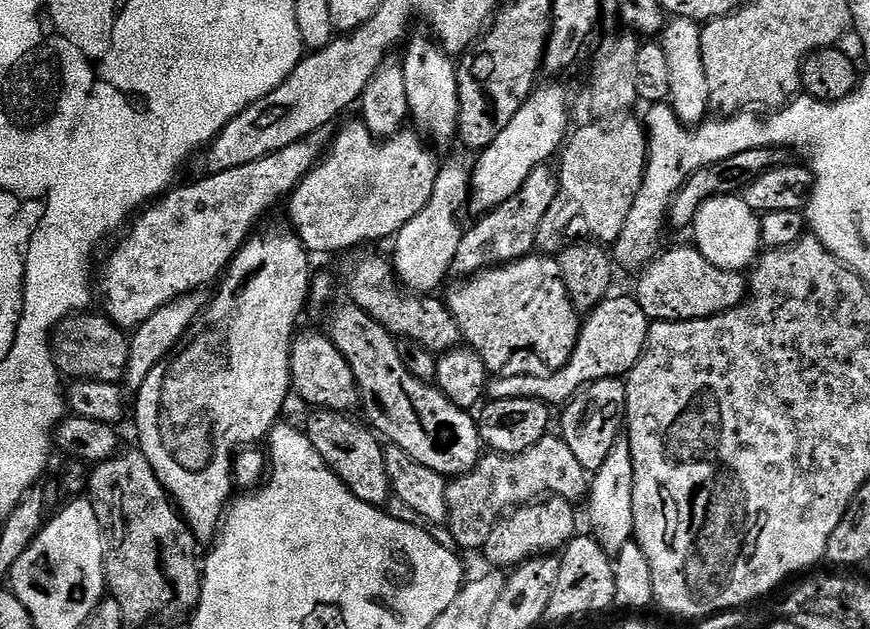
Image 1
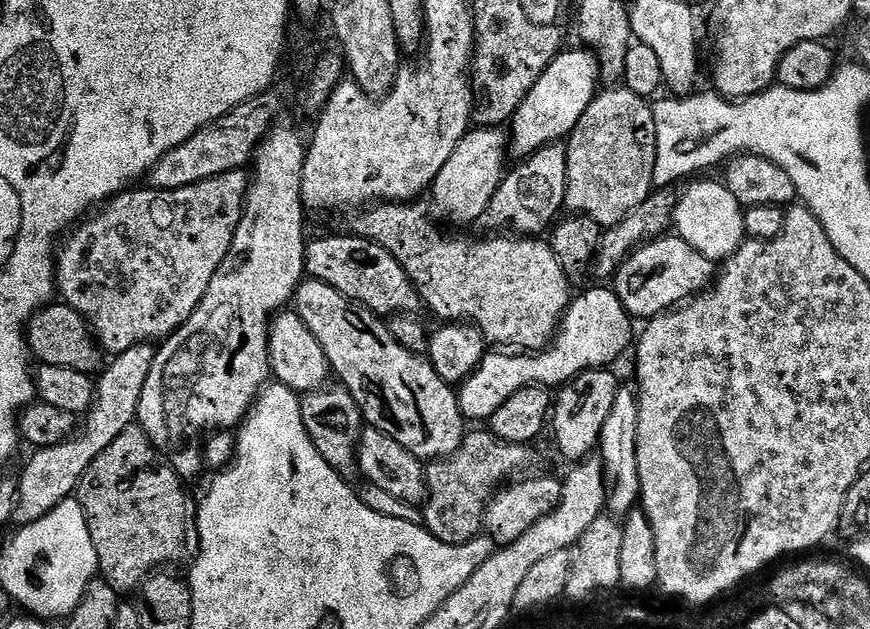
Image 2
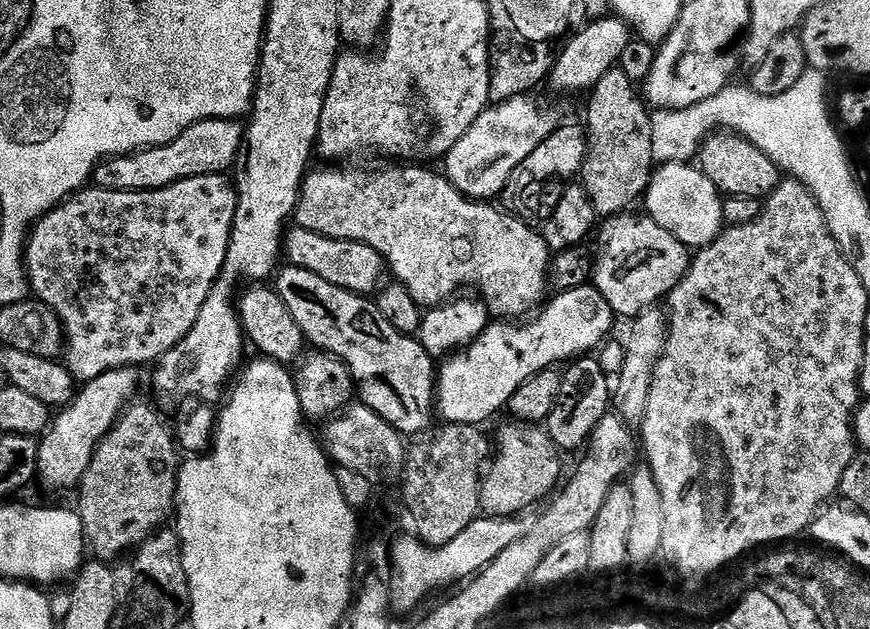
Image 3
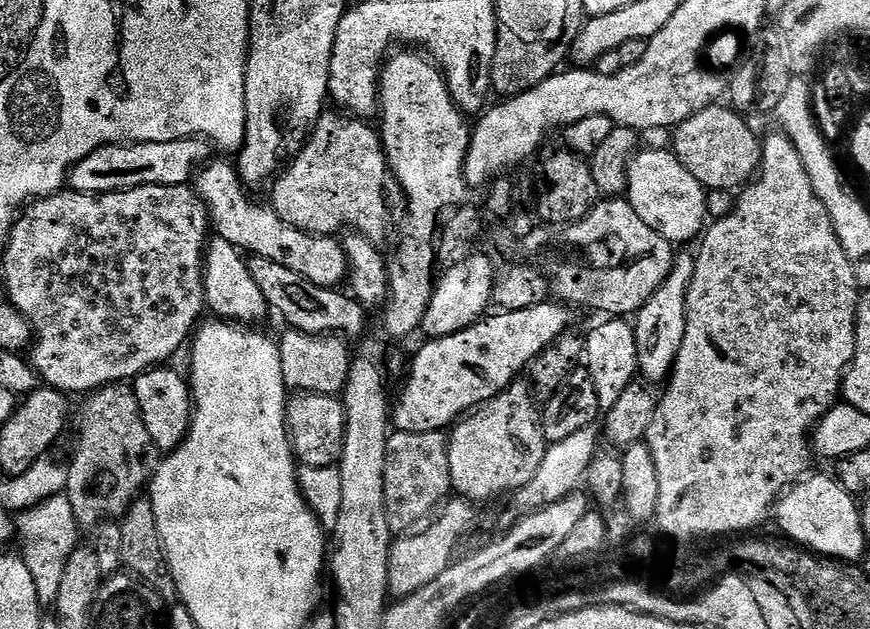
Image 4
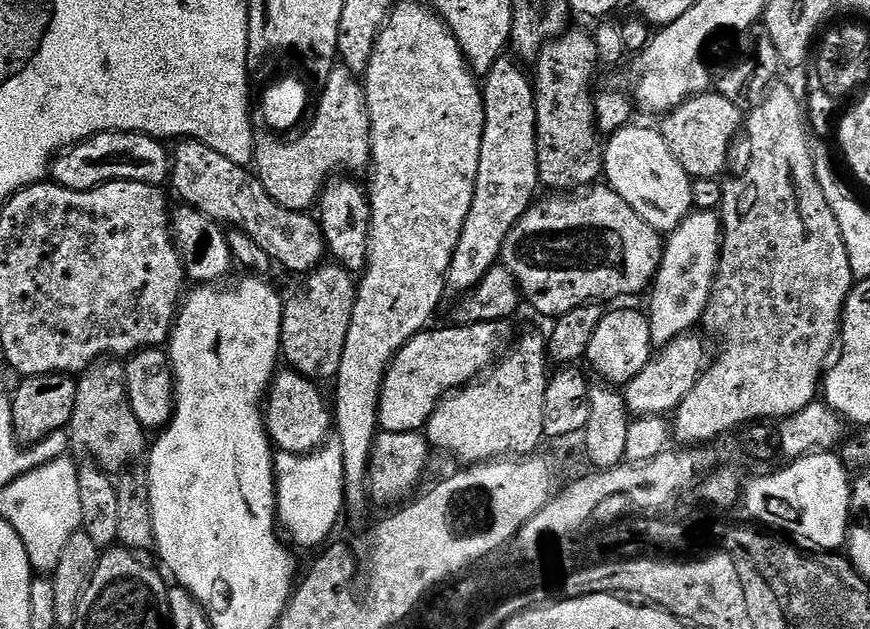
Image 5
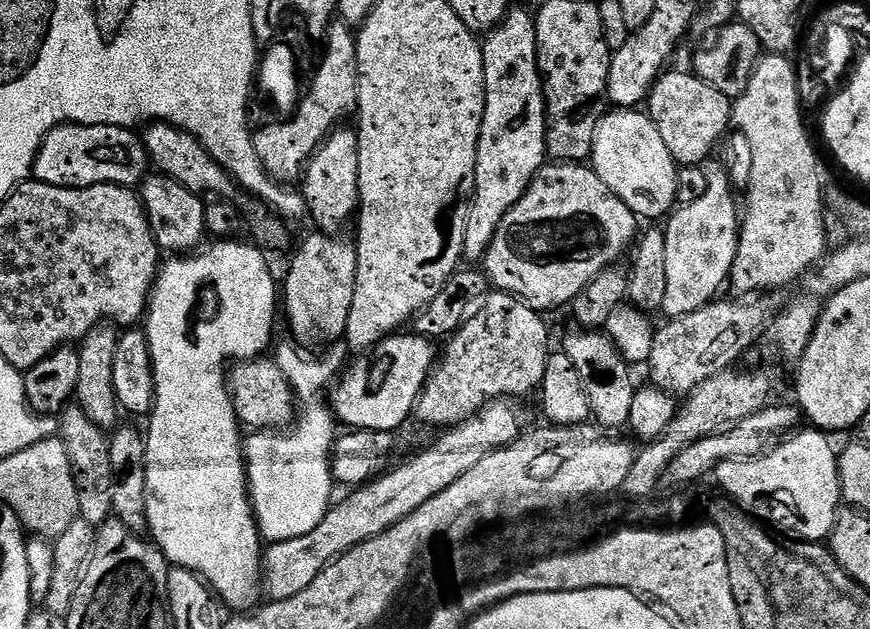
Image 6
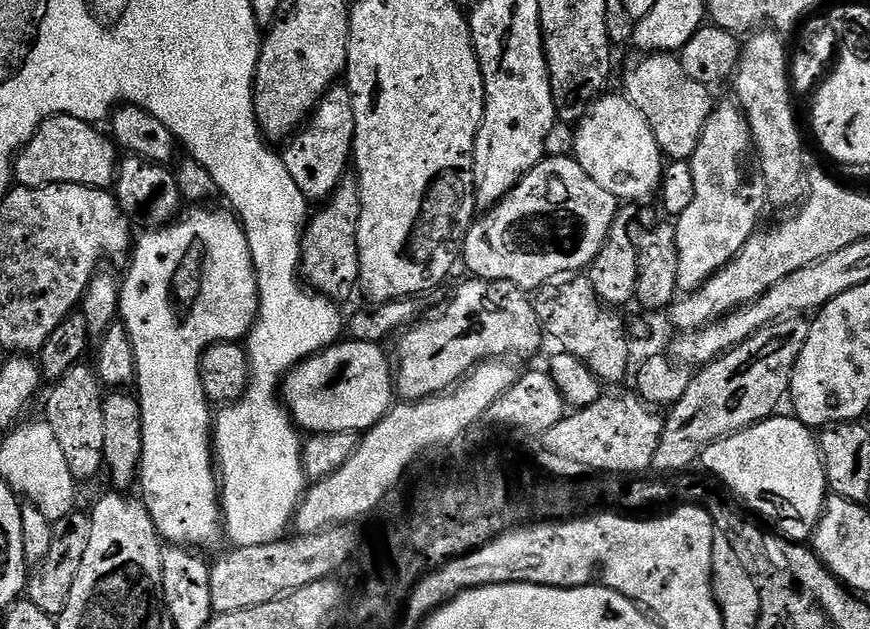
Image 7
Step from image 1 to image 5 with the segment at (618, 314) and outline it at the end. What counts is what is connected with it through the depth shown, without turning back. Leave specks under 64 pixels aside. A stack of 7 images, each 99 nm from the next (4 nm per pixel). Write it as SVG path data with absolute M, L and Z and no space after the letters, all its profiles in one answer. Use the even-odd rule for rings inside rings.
M499 320L485 324L447 326L448 328L433 327L419 332L414 339L406 342L406 346L402 346L402 350L398 350L396 357L388 364L388 372L384 376L384 385L380 391L380 428L386 432L420 432L446 394L467 388L501 359L502 353L513 343L512 326L511 323Z

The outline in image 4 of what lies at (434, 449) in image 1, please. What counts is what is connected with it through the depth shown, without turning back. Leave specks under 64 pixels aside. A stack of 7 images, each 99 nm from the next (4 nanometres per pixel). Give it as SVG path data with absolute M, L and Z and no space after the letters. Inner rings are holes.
M253 255L248 260L248 269L254 282L258 282L258 290L262 290L269 309L276 311L277 308L292 323L289 325L295 331L343 334L345 337L365 335L363 332L366 309L351 295L343 296L336 288L318 286L310 282L310 278L302 278L302 274L290 270L287 266L282 266L282 262L274 262L265 256Z

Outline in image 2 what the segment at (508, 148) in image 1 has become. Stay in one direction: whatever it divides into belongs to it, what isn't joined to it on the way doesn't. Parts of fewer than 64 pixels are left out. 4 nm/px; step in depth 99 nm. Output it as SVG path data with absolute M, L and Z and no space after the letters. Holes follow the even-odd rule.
M576 46L573 52L561 51L546 66L542 78L534 82L534 90L526 94L522 106L510 121L510 152L513 157L527 158L548 144L559 144L571 136L574 126L586 114L586 106L595 98L601 87L600 67L590 50Z

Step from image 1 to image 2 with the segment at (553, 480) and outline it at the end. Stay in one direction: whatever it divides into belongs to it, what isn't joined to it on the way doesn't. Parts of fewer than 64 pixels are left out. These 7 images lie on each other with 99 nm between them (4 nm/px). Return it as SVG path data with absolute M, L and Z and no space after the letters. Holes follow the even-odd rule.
M490 430L469 431L460 449L452 456L433 460L427 465L428 499L422 505L424 527L447 544L465 544L481 535L484 512L492 497L501 485L519 477L523 468L531 466L532 450L526 444L500 440Z

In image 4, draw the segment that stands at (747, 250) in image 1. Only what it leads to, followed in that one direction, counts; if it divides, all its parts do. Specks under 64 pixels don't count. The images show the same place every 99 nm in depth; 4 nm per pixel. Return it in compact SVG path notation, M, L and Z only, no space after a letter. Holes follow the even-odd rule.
M637 151L628 166L628 186L626 199L632 209L662 238L674 246L684 246L687 240L695 241L705 231L708 215L708 192L682 166L682 162L671 151Z

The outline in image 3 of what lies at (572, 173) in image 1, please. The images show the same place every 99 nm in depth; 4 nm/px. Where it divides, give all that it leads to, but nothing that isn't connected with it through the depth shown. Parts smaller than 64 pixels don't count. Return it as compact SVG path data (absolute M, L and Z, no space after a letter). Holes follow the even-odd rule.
M619 66L612 67L599 79L588 98L588 153L582 183L597 213L611 218L627 213L631 209L628 207L648 190L654 171L652 118L634 83Z

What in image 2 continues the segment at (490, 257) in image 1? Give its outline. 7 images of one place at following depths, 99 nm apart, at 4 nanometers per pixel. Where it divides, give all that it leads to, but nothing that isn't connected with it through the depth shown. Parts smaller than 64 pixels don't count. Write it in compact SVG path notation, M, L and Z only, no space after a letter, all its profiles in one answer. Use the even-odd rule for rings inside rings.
M563 143L548 144L533 156L521 159L517 163L520 165L505 175L490 206L486 206L483 227L496 228L492 230L500 234L515 234L520 238L543 237L557 223L564 208L568 185L567 153L567 147Z

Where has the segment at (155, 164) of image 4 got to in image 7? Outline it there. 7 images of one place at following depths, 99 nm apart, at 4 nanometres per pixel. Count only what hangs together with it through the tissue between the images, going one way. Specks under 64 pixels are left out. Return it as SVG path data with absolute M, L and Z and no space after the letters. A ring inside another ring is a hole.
M52 116L49 120L43 120L40 129L30 138L30 142L14 157L15 183L25 188L40 188L44 184L81 184L87 188L111 189L118 171L118 148L105 133L104 137L96 131L100 130L85 120L69 116Z

